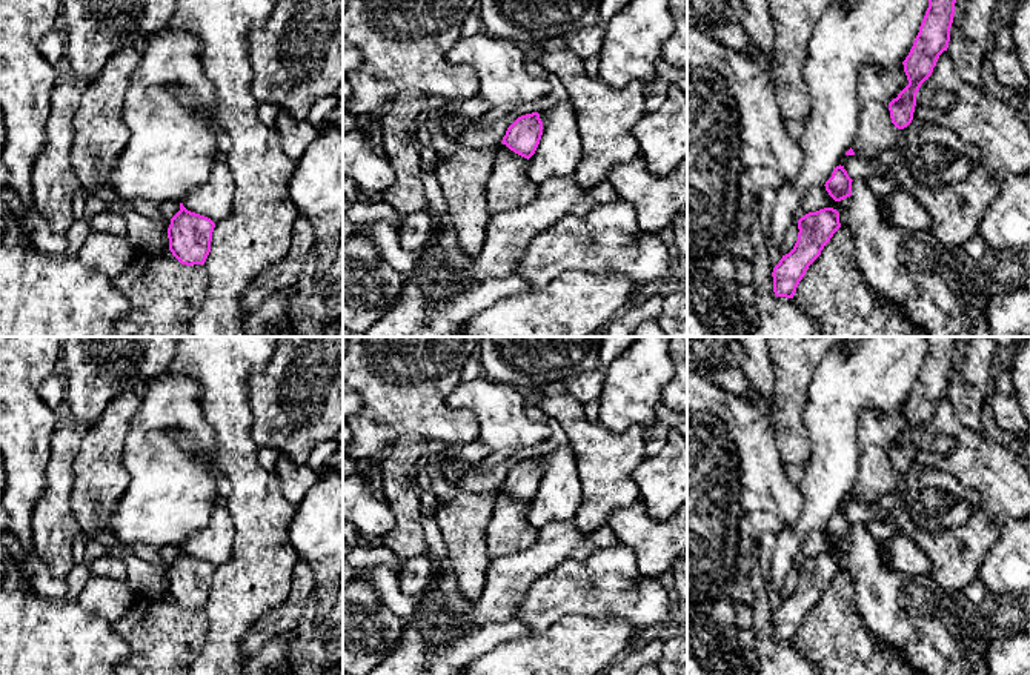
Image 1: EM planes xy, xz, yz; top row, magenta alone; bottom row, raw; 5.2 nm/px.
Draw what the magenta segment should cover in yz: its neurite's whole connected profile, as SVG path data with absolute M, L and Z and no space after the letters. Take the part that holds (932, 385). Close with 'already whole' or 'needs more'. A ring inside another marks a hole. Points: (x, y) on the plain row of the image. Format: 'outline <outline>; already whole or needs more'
outline M930 337L929 352L913 391L902 406L909 429L889 447L895 472L904 474L913 464L916 438L932 420L939 400L947 395L955 360L956 337Z; already whole

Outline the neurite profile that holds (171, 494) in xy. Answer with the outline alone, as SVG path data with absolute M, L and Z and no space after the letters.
M161 374L140 394L141 404L126 438L123 464L129 475L125 495L111 515L111 529L126 544L148 544L154 550L183 547L203 529L217 504L214 467L201 455L214 447L212 426L201 411L201 387L184 374ZM171 432L184 432L194 446L178 443Z

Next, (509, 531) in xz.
M506 489L495 490L492 520L486 530L486 547L492 558L530 547L538 540L538 529L527 520L529 504Z

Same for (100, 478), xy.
M118 394L100 420L81 432L80 452L72 463L71 507L89 541L100 529L111 527L112 509L129 484L123 455L140 404L140 394Z

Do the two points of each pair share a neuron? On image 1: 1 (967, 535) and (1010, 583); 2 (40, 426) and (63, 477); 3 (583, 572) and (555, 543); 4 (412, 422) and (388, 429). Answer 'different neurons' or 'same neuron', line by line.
1: different neurons
2: different neurons
3: different neurons
4: same neuron

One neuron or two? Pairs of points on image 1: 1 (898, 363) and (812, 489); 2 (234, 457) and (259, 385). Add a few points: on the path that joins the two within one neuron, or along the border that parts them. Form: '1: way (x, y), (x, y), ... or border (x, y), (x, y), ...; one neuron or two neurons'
1: way (866, 392), (833, 425), (833, 457); one neuron
2: border (252, 374), (249, 397), (252, 437), (257, 445); two neurons

